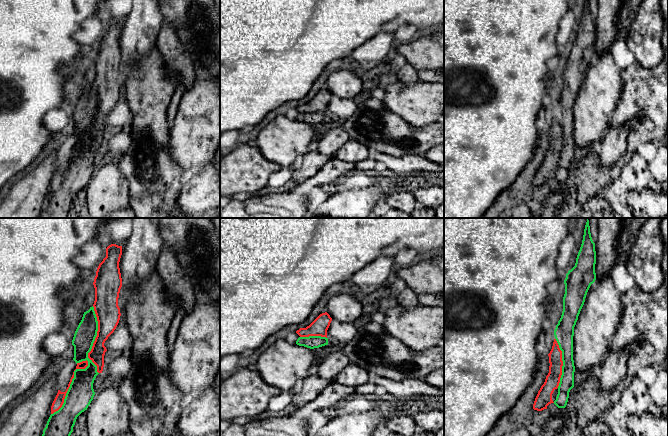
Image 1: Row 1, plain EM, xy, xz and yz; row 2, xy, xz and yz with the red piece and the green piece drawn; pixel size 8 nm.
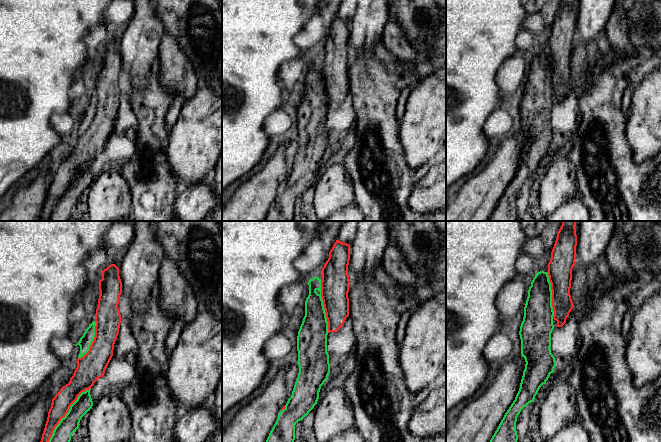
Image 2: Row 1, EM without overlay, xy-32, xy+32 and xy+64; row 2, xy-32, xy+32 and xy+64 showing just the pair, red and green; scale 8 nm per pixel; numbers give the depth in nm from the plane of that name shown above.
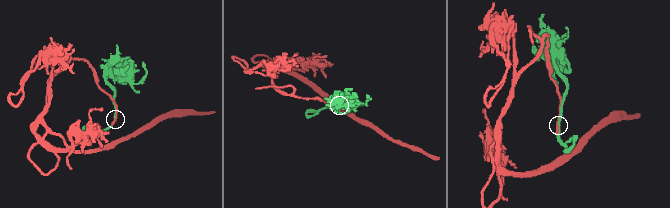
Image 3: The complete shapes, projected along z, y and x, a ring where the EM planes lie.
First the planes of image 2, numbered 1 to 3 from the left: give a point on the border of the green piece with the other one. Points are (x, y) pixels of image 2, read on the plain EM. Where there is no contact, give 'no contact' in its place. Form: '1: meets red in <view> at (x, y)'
1: meets red in xy-32 at (66, 189)
2: meets red in xy+32 at (324, 82)
3: meets red in xy+64 at (552, 71)

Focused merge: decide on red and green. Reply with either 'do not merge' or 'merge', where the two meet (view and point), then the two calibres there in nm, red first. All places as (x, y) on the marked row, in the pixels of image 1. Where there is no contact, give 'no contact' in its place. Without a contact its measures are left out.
merge; meets red in xy at (70, 383); 80 nm thick on the red side, 200 nm on the other

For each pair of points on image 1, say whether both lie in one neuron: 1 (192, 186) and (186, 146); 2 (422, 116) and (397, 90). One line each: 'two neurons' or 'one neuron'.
1: two neurons
2: one neuron

